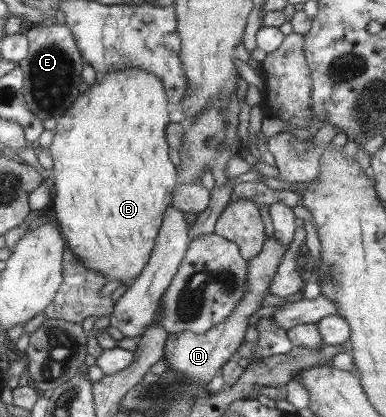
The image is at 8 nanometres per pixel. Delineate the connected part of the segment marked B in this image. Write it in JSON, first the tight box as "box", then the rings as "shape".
{"box":[50,68,176,286],"shape":[[[124,68],[106,74],[97,74],[94,84],[82,93],[76,96],[76,100],[72,102],[72,106],[59,117],[56,121],[55,135],[50,142],[50,157],[52,158],[53,167],[51,170],[50,179],[53,182],[54,193],[52,199],[52,211],[54,218],[58,221],[59,229],[63,235],[65,243],[70,248],[70,252],[78,256],[79,261],[92,271],[98,271],[101,277],[107,279],[107,282],[112,280],[120,280],[120,284],[129,286],[132,283],[132,278],[138,277],[150,260],[152,248],[155,247],[156,236],[159,235],[160,225],[163,223],[164,213],[167,212],[170,205],[170,193],[175,190],[176,171],[174,165],[168,159],[167,139],[164,139],[164,127],[168,124],[168,113],[166,113],[167,95],[164,95],[164,87],[160,78],[156,78],[154,74],[142,70],[142,68]]]}

